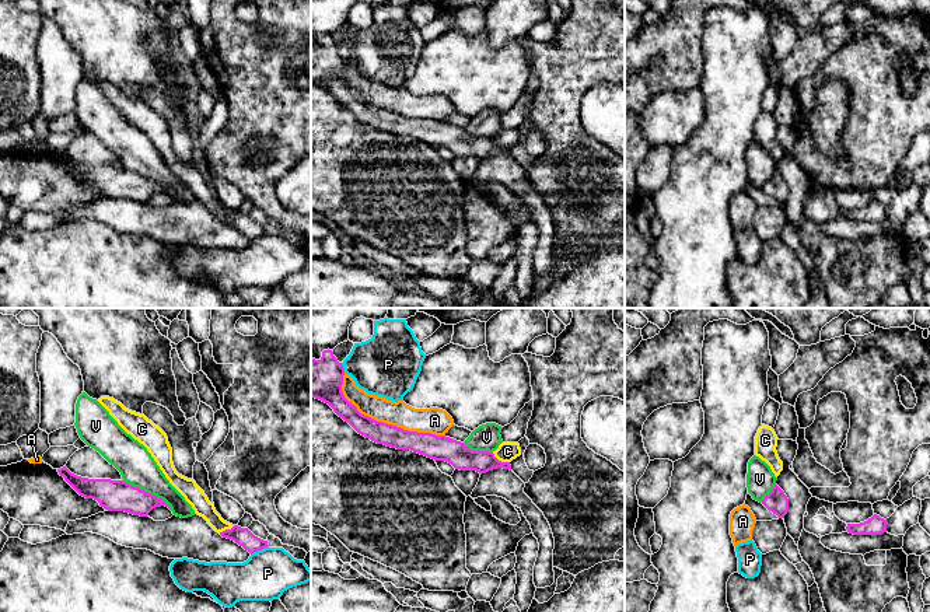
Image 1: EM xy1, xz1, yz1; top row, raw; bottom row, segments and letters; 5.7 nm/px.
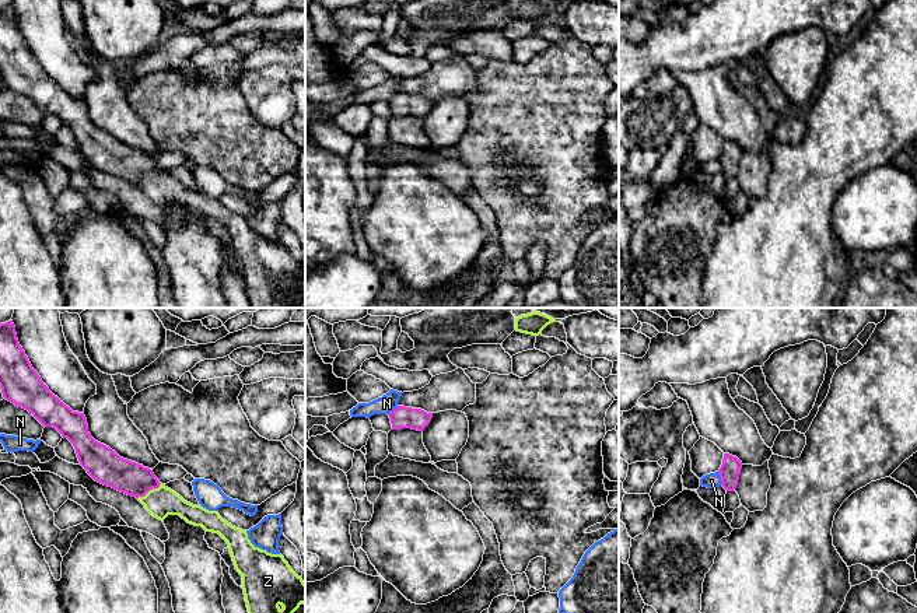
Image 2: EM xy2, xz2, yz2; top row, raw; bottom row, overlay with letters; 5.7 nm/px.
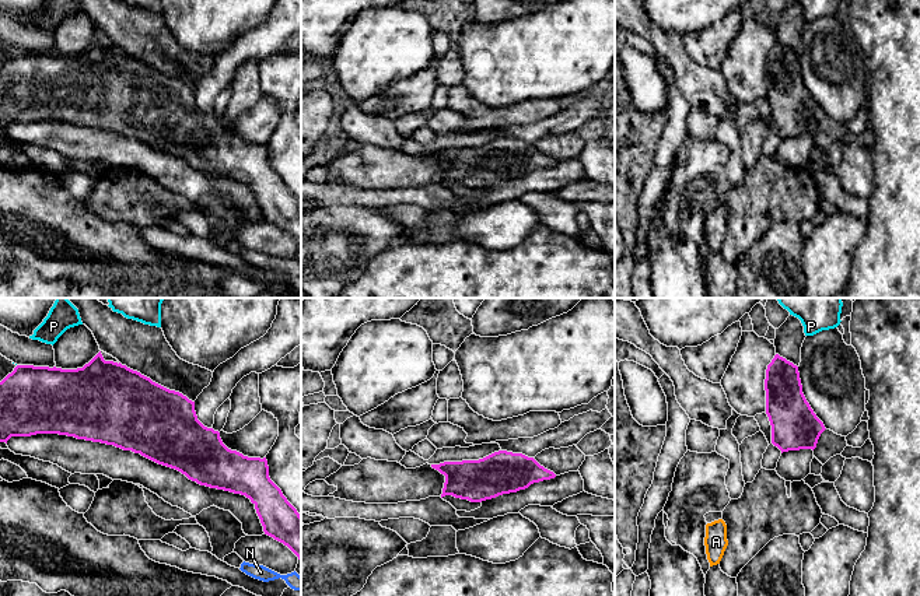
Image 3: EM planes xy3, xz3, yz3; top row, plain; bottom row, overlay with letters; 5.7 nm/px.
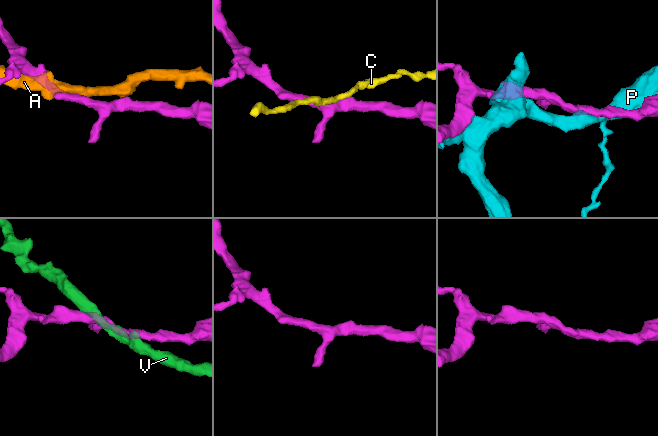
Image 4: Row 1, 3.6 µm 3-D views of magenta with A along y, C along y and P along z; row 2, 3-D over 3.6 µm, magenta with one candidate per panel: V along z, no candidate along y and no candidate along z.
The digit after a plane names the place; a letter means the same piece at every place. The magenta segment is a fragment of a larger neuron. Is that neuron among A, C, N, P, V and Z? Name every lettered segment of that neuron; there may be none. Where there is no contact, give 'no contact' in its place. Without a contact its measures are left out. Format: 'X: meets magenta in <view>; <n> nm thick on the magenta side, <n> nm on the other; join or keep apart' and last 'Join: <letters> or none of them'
A: meets magenta in xz1; 130 nm thick on the magenta side, 140 nm on the other; keep apart
C: meets magenta in xz1; 140 nm thick on the magenta side, 110 nm on the other; keep apart
N: meets magenta in yz2; 120 nm thick on the magenta side, 90 nm on the other; keep apart
P: meets magenta in xy1; 100 nm thick on the magenta side, 280 nm on the other; keep apart
V: meets magenta in xy1; 180 nm thick on the magenta side, 200 nm on the other; keep apart
Z: meets magenta in xy2; 190 nm thick on the magenta side, 170 nm on the other; join
Join: Z

